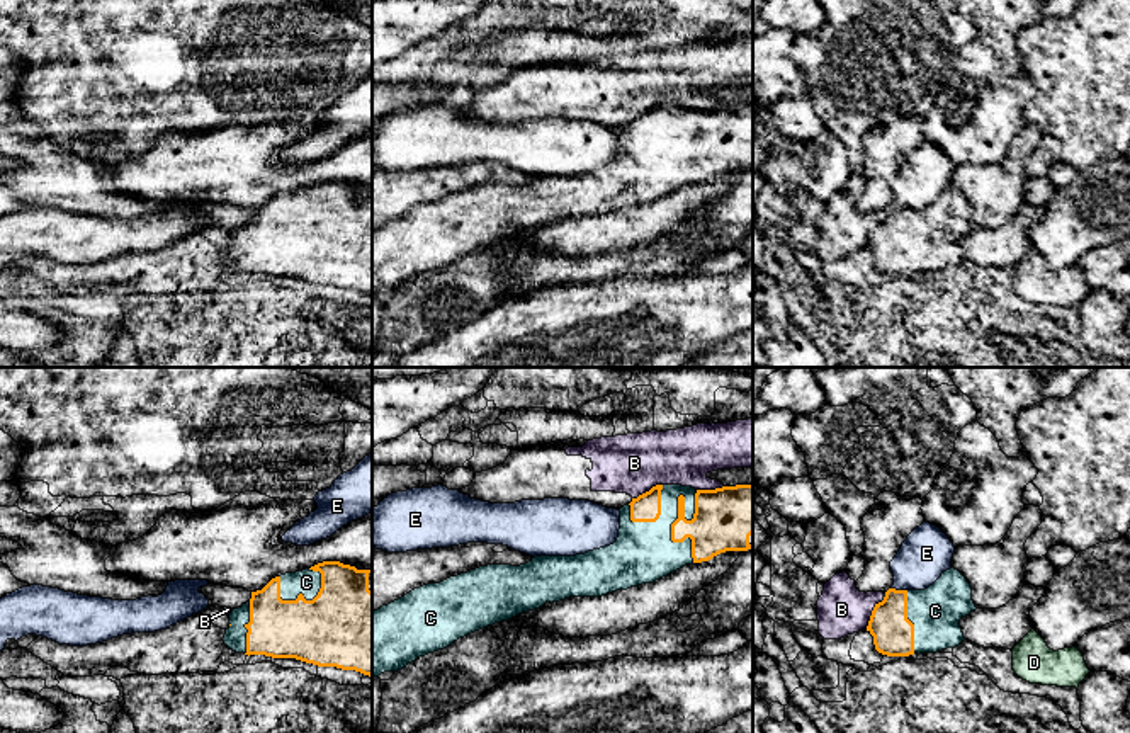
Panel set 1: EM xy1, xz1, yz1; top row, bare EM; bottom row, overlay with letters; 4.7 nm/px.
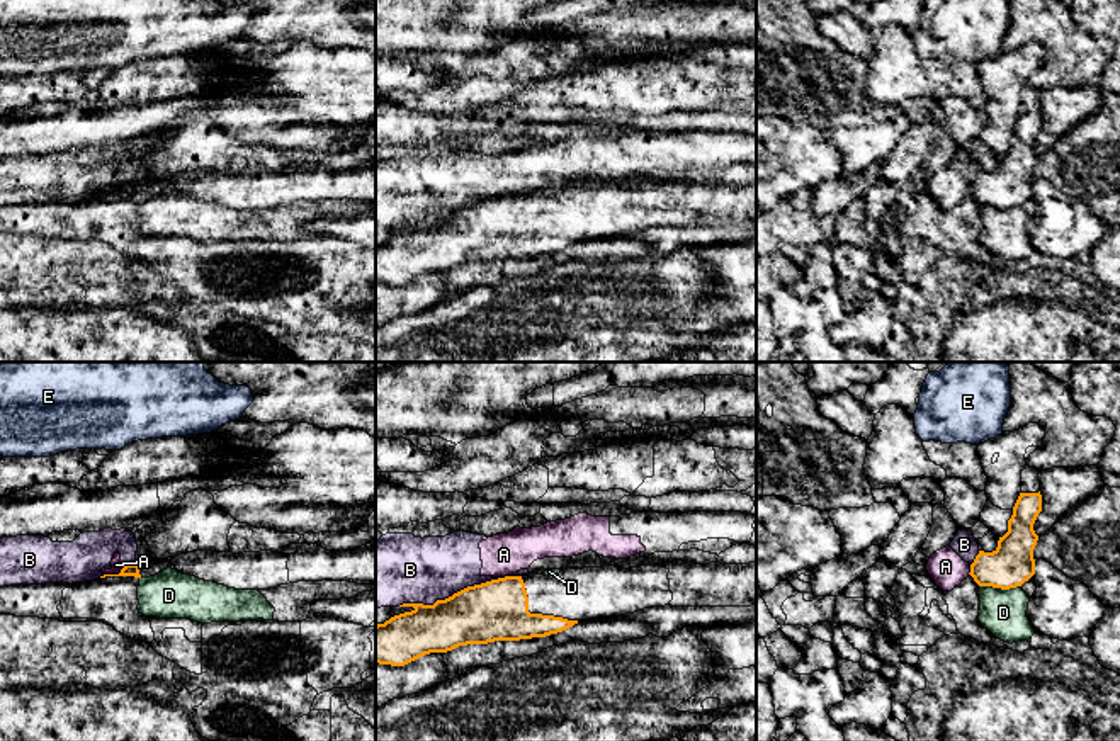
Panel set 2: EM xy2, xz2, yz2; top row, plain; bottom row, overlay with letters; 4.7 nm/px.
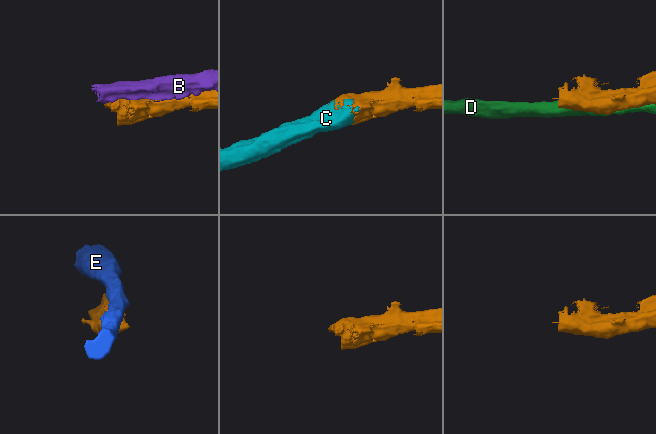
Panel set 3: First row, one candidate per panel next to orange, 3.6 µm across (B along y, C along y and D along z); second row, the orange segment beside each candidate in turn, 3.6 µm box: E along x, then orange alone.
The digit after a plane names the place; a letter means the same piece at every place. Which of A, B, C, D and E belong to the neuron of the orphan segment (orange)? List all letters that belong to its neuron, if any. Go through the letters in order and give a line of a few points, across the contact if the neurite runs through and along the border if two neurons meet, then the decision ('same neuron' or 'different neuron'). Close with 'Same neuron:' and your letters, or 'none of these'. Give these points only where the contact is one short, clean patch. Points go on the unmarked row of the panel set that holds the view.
A: line xy2 (126, 184), (118, 192), (104, 194); different neuron
B: different neuron
C: same neuron
D: different neuron
E: line yz1 (892, 206), (906, 210); different neuron
Same neuron: C

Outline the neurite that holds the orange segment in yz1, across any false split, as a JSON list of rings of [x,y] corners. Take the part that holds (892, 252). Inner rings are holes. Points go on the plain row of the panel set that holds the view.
[[[950,187],[924,209],[889,207],[867,250],[875,269],[887,276],[936,272],[965,259],[958,241],[975,228],[970,202]]]

